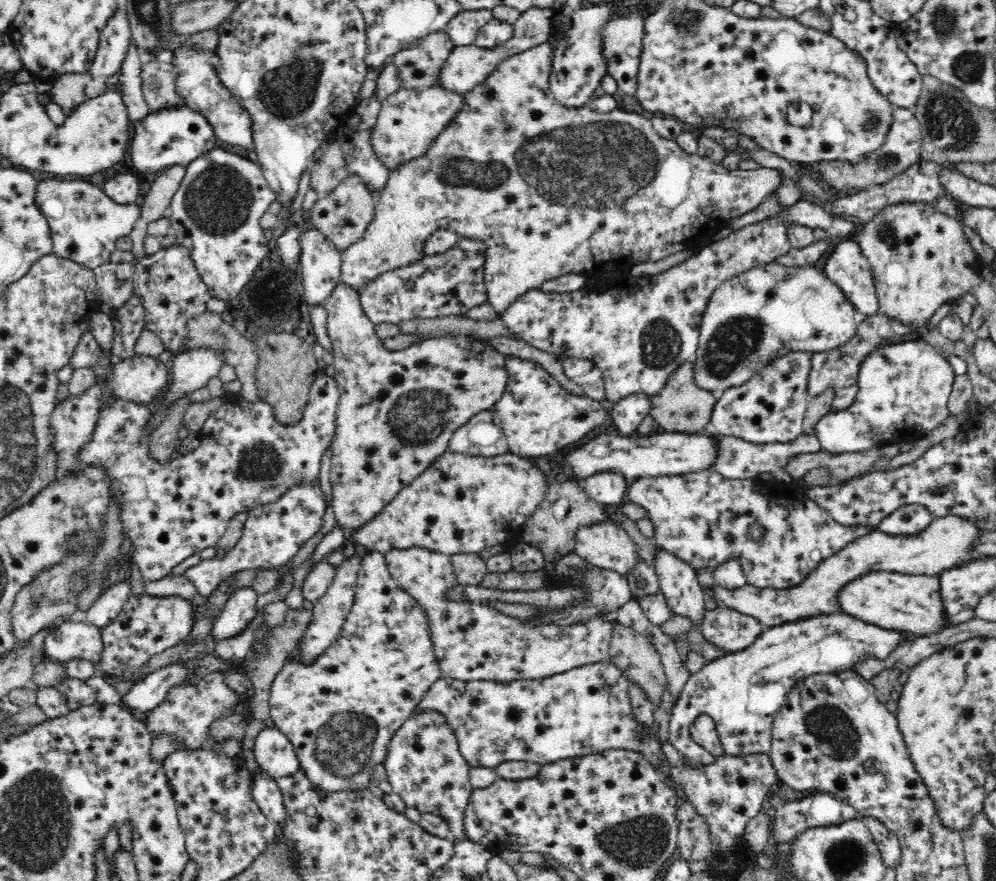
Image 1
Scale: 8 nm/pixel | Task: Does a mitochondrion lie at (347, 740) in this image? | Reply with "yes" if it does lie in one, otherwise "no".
yes

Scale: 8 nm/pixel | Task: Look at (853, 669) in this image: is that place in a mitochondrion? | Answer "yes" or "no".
no

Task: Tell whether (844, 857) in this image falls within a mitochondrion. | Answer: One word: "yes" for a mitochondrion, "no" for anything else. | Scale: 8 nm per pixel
yes

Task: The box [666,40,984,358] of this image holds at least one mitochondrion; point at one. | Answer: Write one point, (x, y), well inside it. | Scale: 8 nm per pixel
(948, 121)

